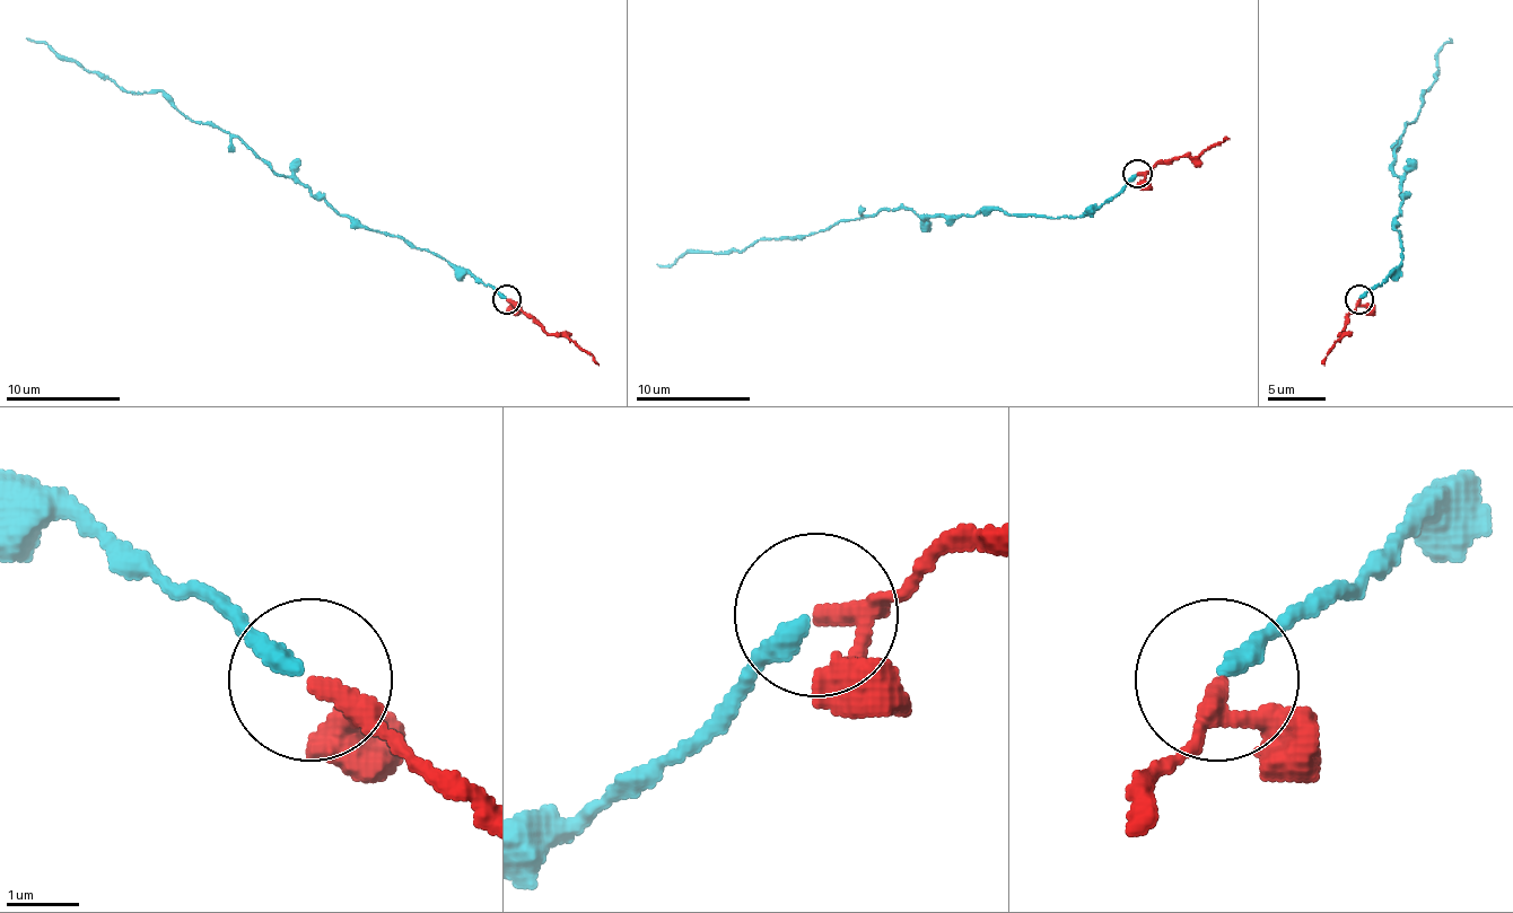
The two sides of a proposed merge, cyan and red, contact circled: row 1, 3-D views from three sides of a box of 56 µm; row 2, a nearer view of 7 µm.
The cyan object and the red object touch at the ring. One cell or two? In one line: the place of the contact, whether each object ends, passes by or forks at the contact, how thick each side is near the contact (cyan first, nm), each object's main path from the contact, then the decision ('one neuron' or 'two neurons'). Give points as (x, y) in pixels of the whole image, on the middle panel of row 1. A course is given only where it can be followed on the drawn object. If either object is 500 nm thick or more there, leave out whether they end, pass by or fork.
(1137, 174) | cyan ends | red passes by | 280/220 nm | cyan via (1135, 173), (1081, 216), (877, 210), (790, 239), (757, 239), (742, 251), (684, 253), (656, 264) | red via (1138, 173), (1181, 156), (1198, 156), (1230, 139) | one neuron

